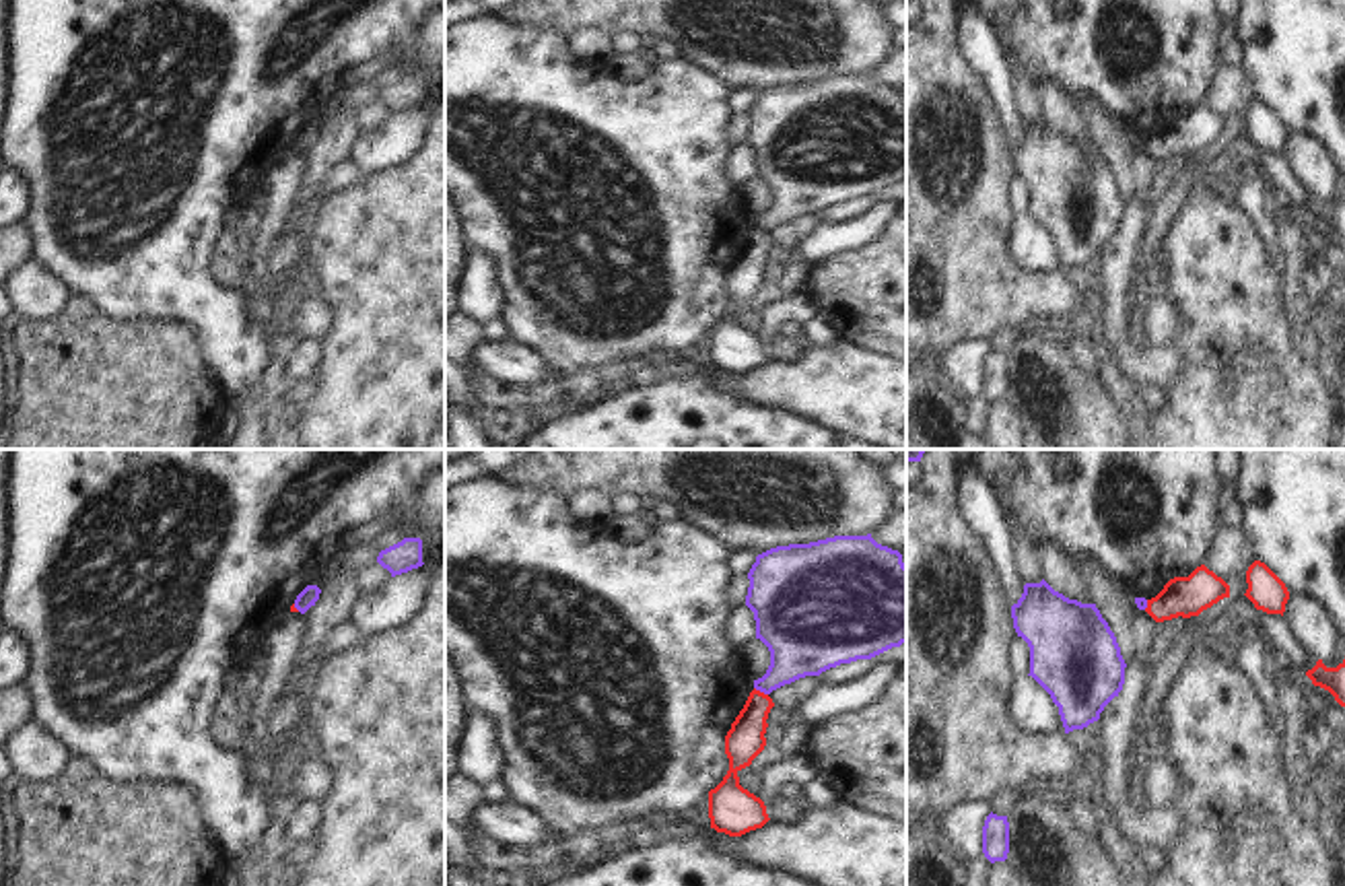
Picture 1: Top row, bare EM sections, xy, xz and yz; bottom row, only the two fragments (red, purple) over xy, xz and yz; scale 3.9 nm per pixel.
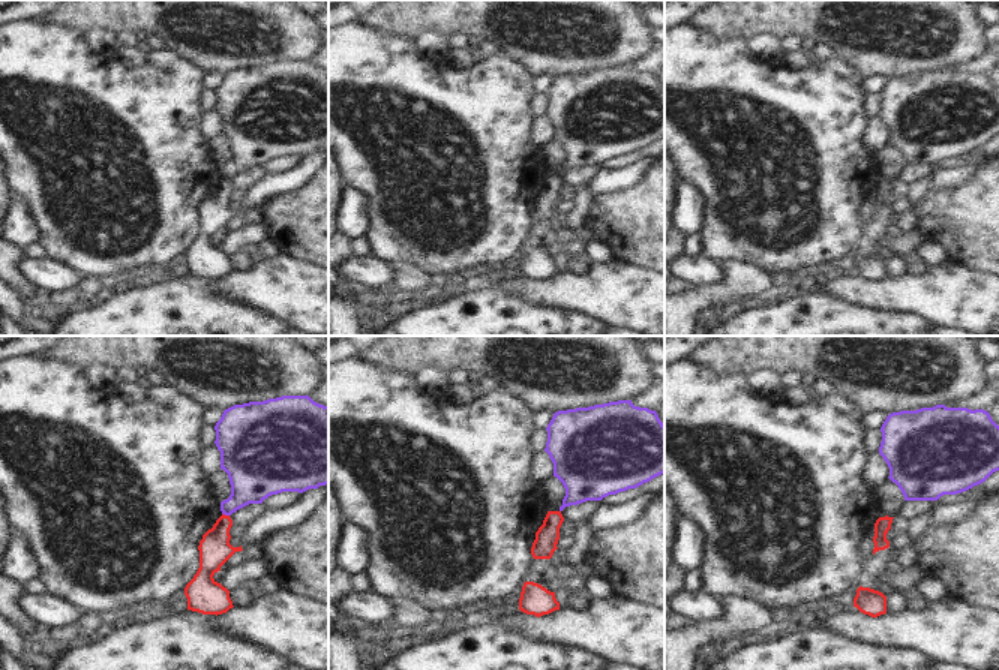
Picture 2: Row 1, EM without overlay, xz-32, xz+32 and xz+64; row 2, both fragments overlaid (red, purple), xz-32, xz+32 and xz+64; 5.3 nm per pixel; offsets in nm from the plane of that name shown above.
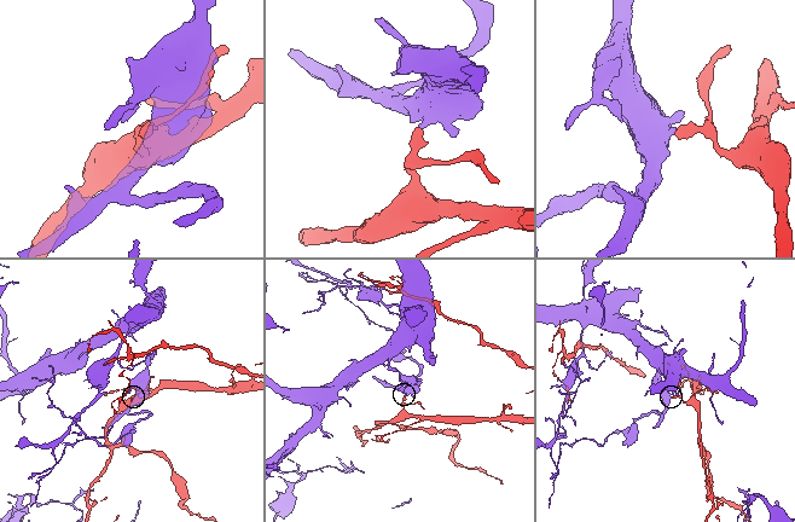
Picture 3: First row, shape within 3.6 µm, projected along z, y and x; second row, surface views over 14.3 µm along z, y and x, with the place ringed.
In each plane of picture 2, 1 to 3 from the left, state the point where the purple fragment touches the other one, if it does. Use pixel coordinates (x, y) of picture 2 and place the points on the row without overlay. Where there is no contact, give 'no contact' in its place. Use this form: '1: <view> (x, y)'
1: xz-32 (224, 179)
2: no contact
3: no contact

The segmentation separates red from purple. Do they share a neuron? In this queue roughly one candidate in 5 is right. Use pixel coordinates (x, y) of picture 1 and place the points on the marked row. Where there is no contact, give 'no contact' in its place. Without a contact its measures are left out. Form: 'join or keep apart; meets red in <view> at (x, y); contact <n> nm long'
keep apart; meets red in xz at (759, 691); contact 70 nm long

